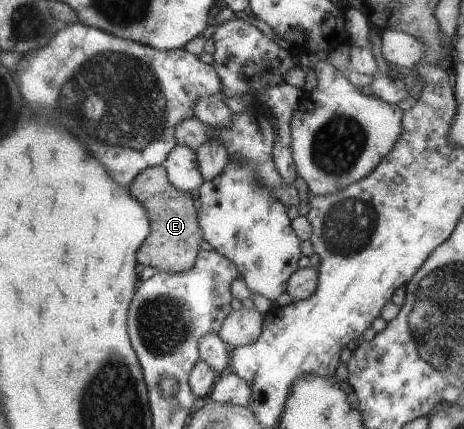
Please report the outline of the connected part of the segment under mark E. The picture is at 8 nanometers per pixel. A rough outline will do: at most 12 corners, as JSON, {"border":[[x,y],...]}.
{"border":[[162,164],[128,185],[150,229],[135,261],[190,269],[203,240],[190,192]]}

